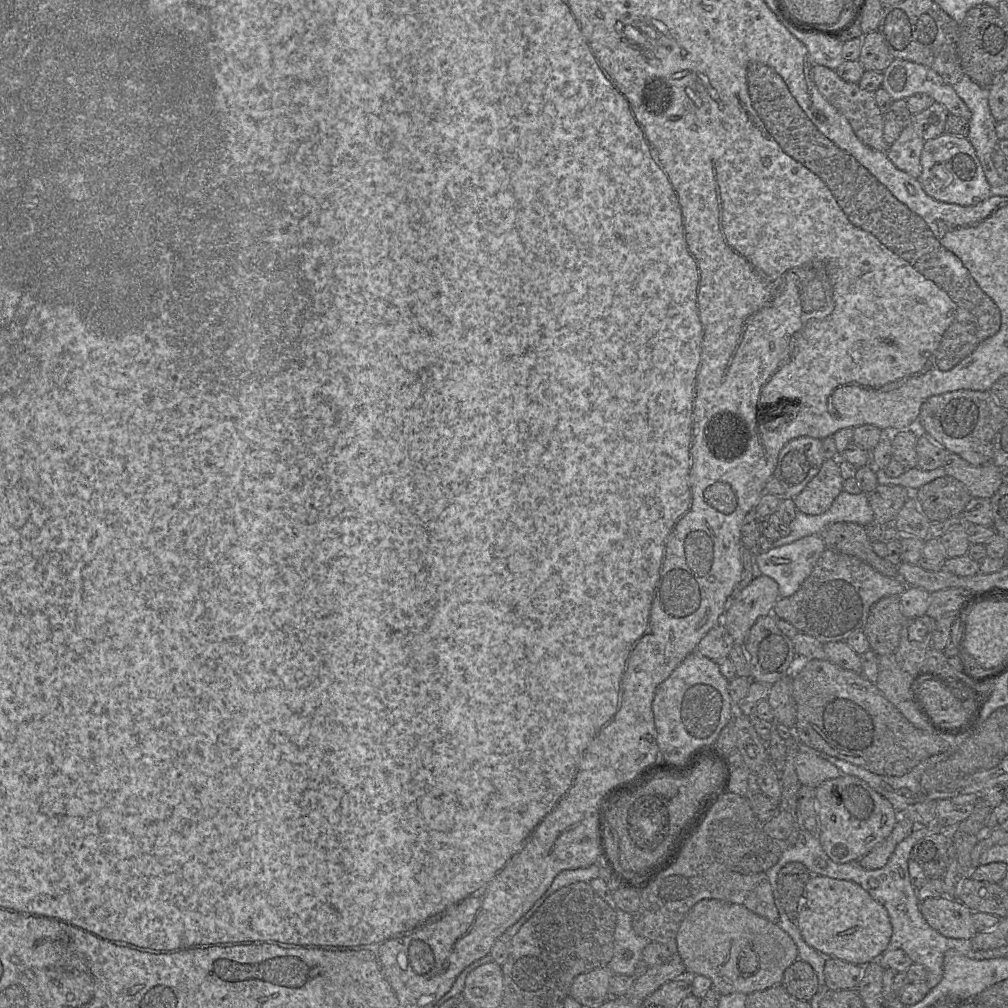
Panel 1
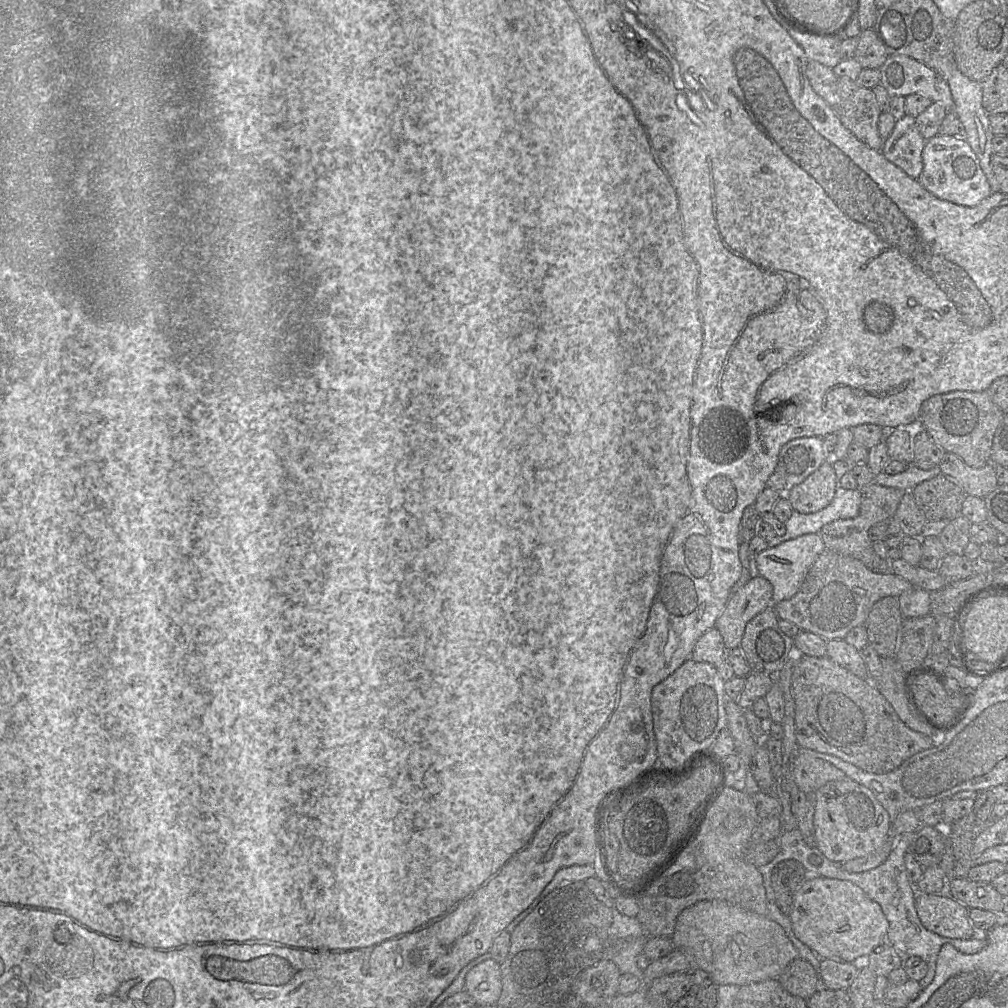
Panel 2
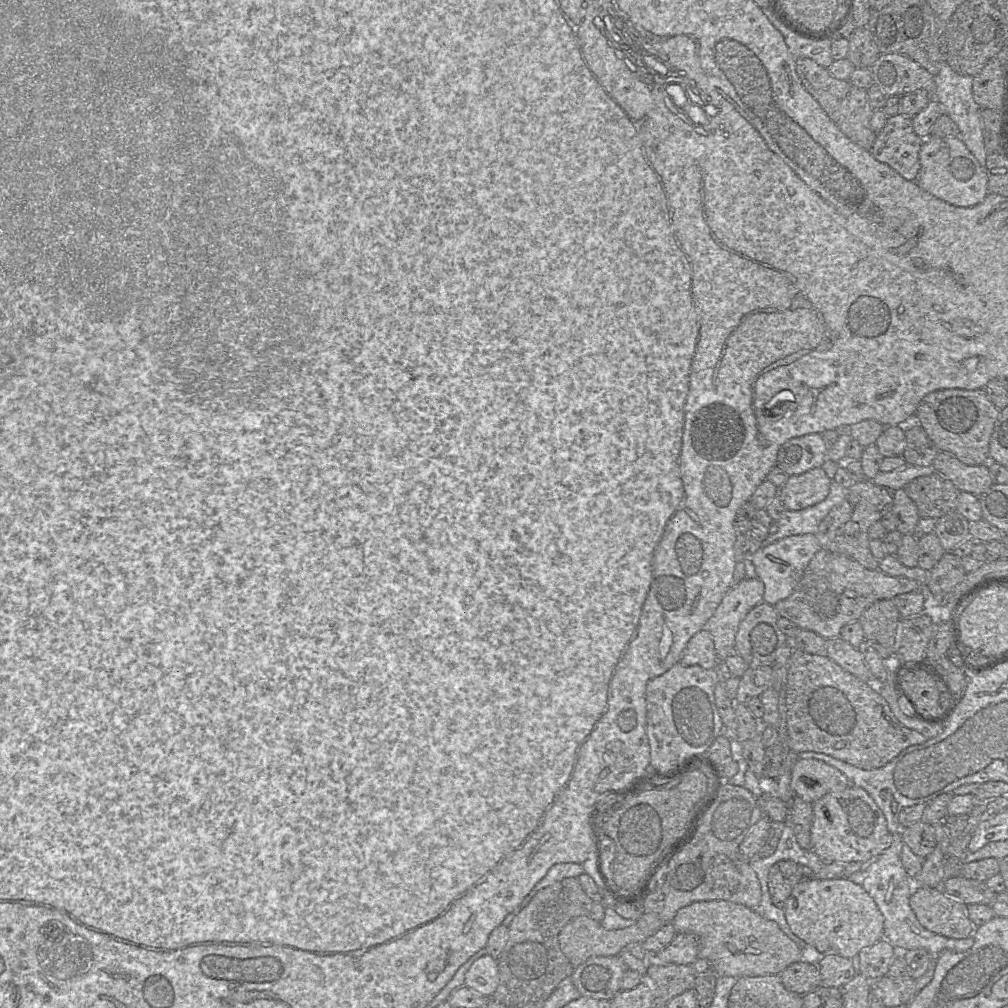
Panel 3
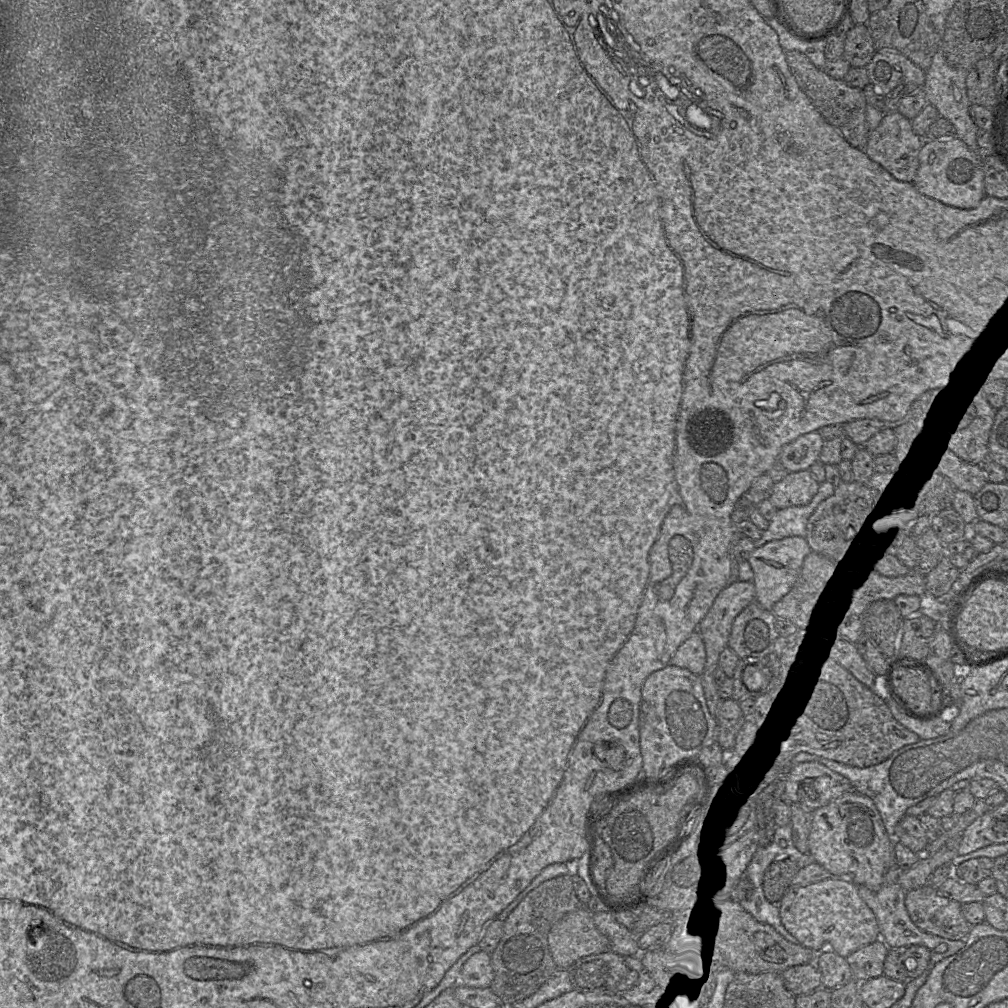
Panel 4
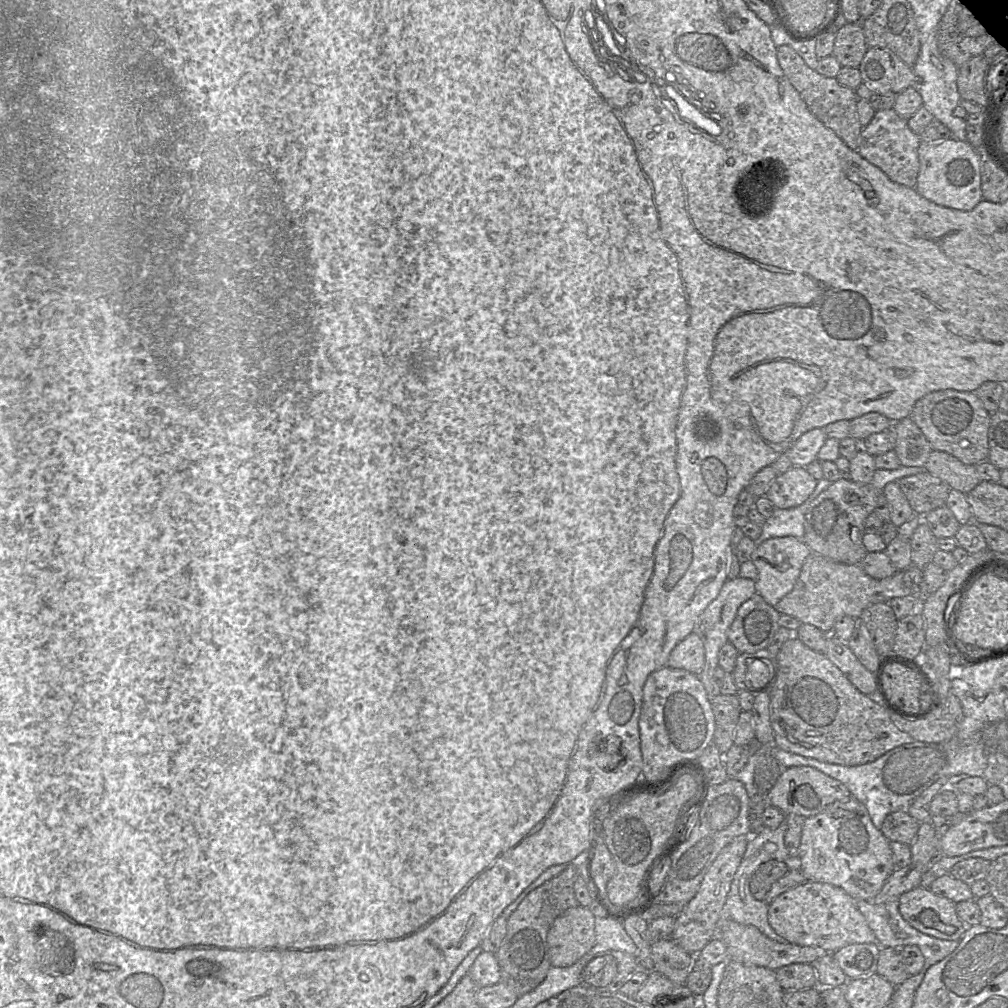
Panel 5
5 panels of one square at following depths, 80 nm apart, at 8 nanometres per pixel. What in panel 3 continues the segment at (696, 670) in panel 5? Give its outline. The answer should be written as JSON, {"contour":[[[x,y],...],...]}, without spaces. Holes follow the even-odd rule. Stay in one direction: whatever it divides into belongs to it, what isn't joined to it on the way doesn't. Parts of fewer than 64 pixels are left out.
{"contour":[[[701,629],[688,641],[682,657],[684,666],[698,665],[704,669],[714,669],[718,663],[714,642],[711,634]]]}

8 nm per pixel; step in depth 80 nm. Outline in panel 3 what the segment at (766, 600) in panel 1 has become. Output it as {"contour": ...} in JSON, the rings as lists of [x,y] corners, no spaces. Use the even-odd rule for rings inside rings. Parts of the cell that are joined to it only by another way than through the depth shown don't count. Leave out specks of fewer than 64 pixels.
{"contour":[[[743,579],[730,588],[705,623],[703,629],[712,636],[718,662],[724,661],[734,648],[740,622],[754,606],[763,601],[763,594],[764,584],[760,579]]]}

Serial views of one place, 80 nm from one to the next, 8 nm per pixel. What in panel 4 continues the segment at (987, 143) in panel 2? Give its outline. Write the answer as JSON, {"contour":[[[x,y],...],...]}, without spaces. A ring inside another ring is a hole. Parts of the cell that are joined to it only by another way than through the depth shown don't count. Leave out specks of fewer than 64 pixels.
{"contour":[[[939,49],[933,56],[930,67],[925,71],[925,82],[922,90],[925,93],[927,104],[931,104],[937,109],[939,117],[943,117],[953,124],[956,130],[956,137],[961,139],[969,149],[978,152],[976,141],[978,127],[969,114],[971,103],[966,90],[968,71],[949,64],[942,49]]]}

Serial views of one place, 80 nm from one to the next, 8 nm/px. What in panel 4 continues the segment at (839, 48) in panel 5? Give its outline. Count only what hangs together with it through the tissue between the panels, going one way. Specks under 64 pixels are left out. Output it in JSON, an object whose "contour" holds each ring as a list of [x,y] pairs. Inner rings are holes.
{"contour":[[[867,23],[854,25],[844,36],[843,58],[851,67],[866,67],[875,52],[876,48]]]}

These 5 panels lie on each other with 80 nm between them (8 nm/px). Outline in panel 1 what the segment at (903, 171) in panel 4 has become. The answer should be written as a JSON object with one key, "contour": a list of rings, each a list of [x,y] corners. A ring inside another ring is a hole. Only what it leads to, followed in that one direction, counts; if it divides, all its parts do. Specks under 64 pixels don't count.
{"contour":[[[909,122],[887,148],[886,155],[898,169],[917,179],[921,173],[920,156],[924,142]]]}

